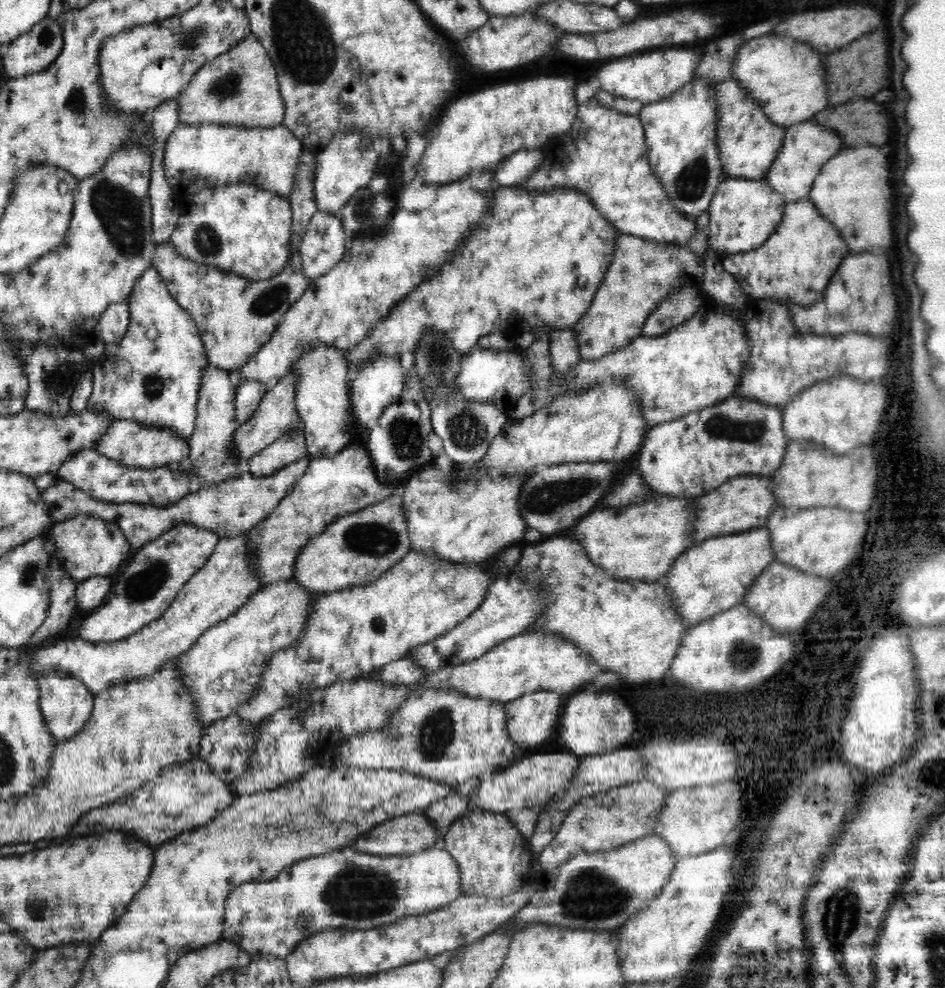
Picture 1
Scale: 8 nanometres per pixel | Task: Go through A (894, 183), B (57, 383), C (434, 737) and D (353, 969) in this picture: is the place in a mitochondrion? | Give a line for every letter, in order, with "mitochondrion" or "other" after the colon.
A: other
B: mitochondrion
C: mitochondrion
D: other

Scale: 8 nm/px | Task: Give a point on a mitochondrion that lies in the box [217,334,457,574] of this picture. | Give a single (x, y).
(378, 540)

